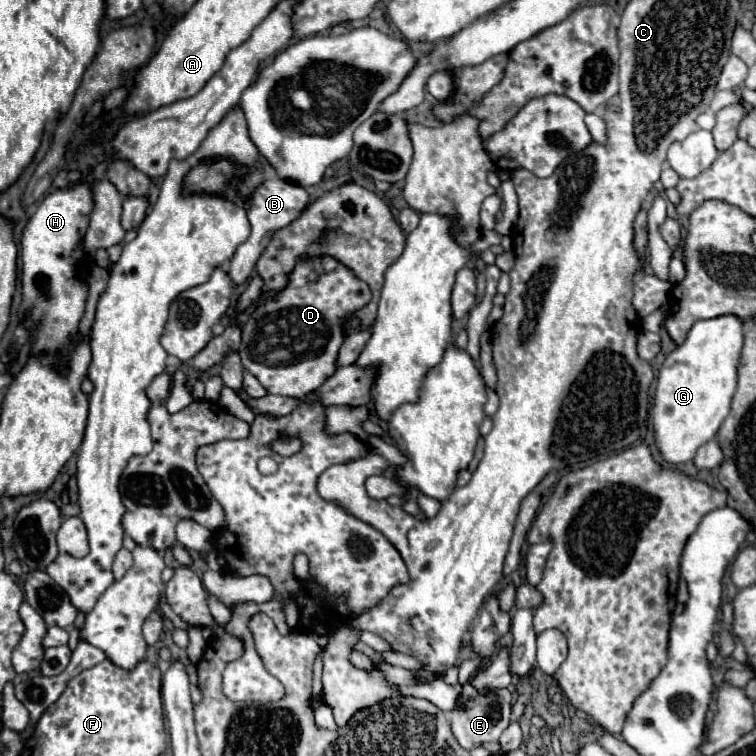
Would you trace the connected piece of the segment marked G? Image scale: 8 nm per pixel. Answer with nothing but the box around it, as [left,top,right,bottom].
[653,315,743,463]

